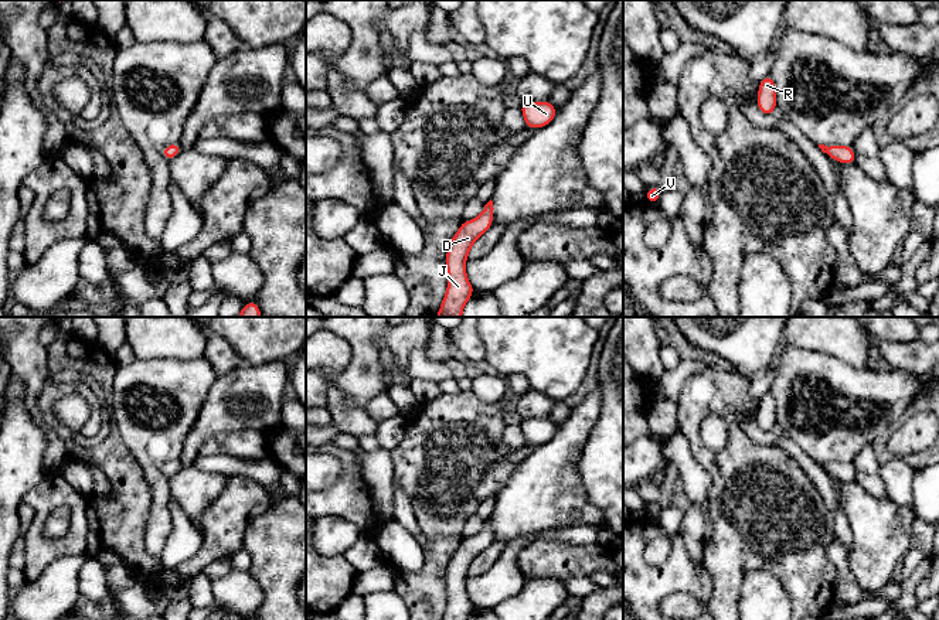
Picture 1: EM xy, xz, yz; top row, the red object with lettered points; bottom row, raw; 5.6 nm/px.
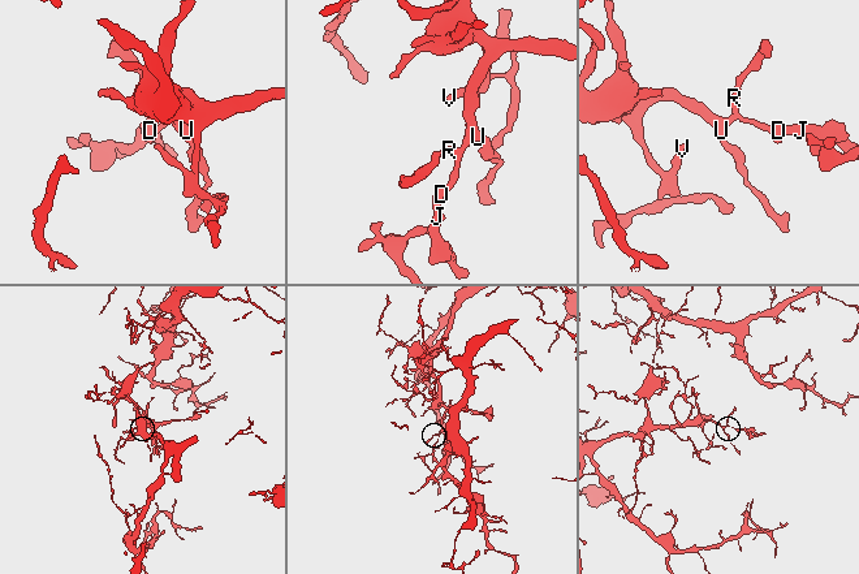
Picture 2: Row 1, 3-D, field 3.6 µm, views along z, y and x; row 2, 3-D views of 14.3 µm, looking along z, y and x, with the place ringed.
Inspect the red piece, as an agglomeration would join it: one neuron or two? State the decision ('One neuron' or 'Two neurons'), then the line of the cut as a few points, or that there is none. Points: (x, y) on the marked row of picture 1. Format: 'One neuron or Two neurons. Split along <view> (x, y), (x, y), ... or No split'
One neuron. No split

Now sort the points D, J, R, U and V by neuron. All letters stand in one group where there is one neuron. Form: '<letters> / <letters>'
D J R U V

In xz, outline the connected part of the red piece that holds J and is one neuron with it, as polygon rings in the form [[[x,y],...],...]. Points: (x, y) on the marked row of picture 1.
[[[490,200],[483,212],[472,221],[463,221],[452,238],[446,252],[448,290],[436,317],[462,317],[465,304],[474,293],[465,263],[472,245],[493,225],[493,209]]]

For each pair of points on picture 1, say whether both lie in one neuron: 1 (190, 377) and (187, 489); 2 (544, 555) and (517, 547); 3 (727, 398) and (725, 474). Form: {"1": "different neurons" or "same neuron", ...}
{"1": "different neurons", "2": "different neurons", "3": "same neuron"}

